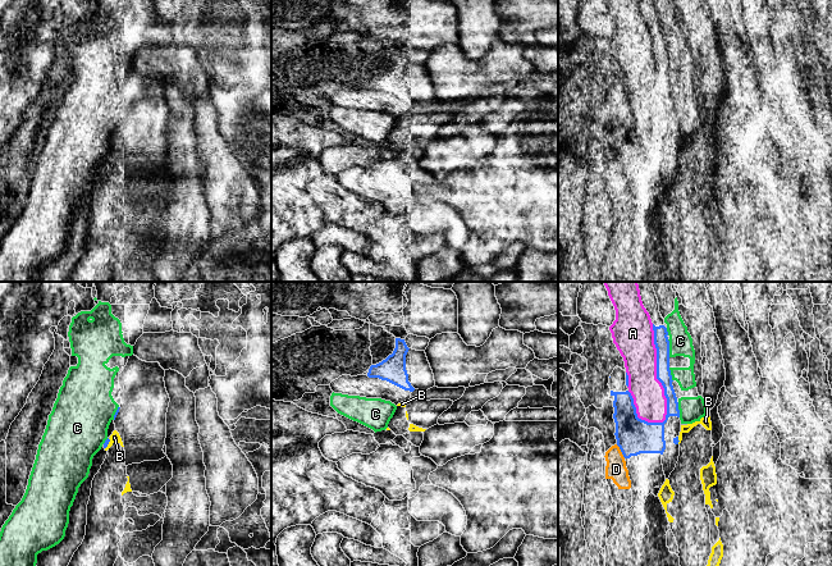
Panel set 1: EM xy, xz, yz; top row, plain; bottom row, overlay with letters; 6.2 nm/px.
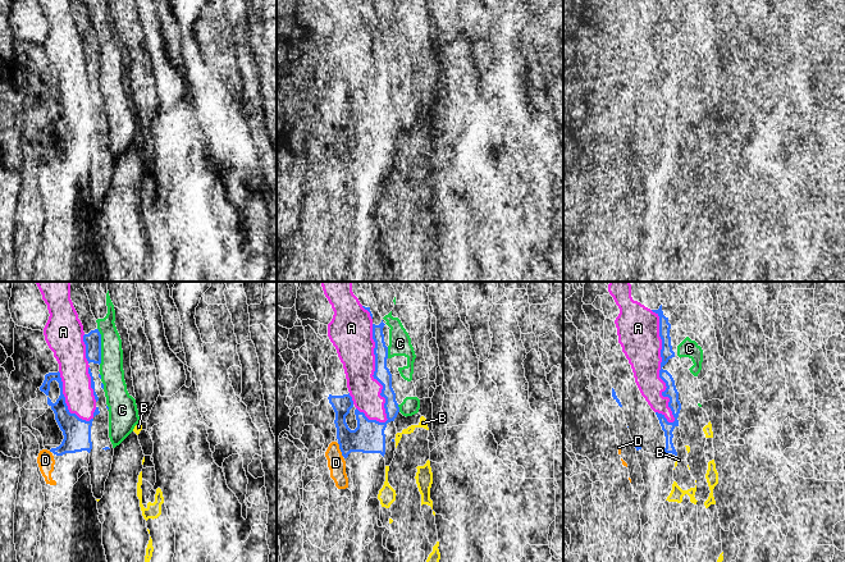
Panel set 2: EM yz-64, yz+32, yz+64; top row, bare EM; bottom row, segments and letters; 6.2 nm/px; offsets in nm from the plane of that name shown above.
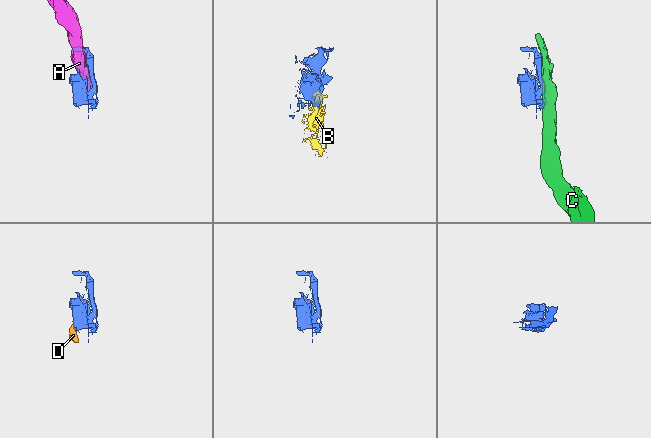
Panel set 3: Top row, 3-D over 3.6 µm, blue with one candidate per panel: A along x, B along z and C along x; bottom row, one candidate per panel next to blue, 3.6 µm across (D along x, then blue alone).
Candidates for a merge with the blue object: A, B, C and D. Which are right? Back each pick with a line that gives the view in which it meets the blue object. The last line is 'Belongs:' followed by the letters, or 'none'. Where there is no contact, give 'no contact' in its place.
A: meets blue in yz
Belongs: A

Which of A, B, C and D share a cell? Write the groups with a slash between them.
A / B / C / D

